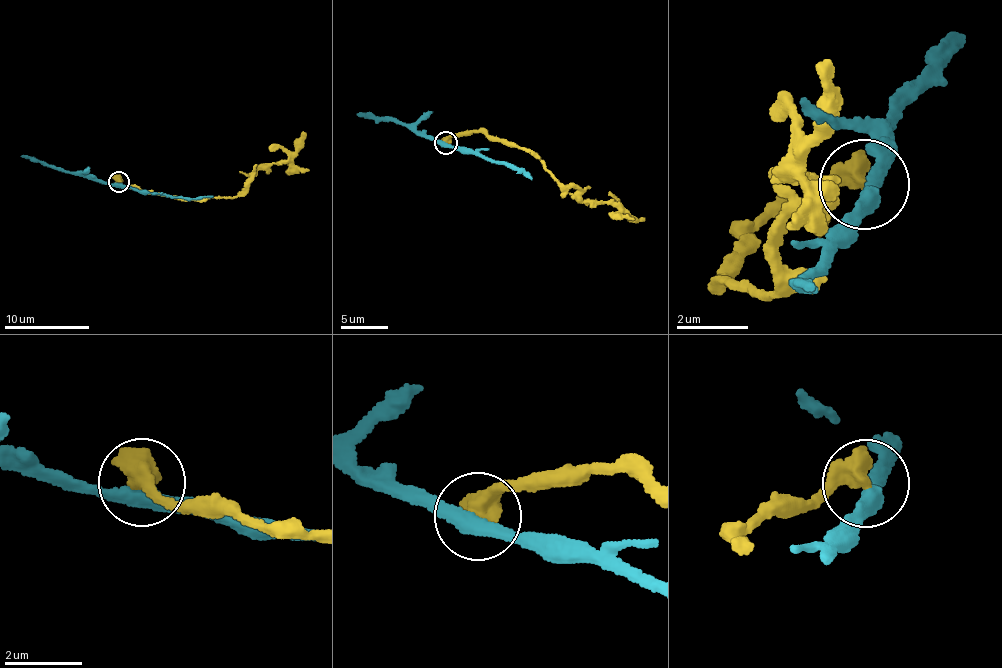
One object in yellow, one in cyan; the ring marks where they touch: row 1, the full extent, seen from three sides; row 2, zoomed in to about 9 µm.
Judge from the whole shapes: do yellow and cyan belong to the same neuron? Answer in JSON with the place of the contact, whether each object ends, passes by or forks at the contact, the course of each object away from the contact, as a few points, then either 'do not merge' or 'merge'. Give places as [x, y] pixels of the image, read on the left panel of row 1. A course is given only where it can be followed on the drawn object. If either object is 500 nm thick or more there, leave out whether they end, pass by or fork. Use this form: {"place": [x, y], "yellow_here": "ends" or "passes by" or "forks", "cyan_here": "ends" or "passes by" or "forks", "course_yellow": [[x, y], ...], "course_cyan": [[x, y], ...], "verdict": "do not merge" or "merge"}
{"place": [118, 182], "course_yellow": [[118, 182], [139, 187], [145, 192], [199, 199], [236, 195], [258, 171], [281, 164], [299, 148], [305, 133]], "course_cyan": [[118, 182], [101, 184], [21, 156]], "verdict": "do not merge"}

